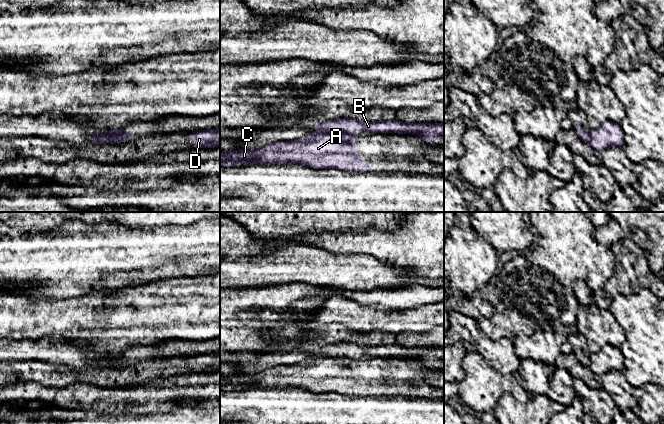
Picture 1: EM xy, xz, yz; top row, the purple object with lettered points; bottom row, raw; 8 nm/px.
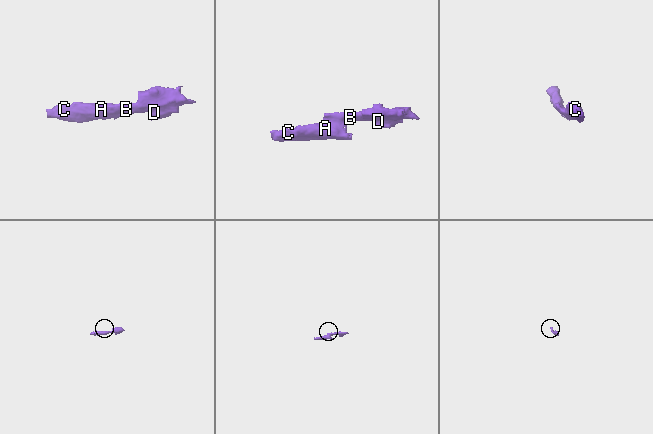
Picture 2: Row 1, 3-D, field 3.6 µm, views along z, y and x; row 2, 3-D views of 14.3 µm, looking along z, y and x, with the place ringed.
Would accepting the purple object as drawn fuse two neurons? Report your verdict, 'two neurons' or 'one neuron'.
two neurons

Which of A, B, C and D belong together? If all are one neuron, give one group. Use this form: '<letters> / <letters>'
A C / B D

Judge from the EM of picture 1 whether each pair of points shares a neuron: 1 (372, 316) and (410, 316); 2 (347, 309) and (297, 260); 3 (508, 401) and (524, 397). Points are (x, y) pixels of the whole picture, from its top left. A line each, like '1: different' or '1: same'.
1: same
2: different
3: different

